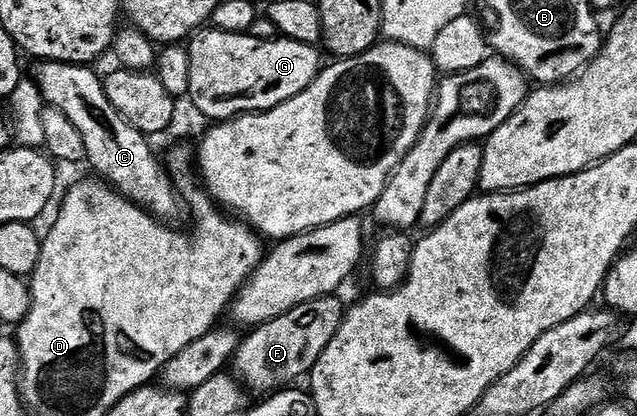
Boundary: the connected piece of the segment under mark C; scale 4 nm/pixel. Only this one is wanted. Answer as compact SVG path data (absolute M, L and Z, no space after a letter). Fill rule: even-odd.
M38 60L31 72L31 78L37 85L44 104L50 109L63 111L75 131L83 135L85 161L94 169L98 178L112 185L118 193L140 205L152 217L162 223L177 223L183 213L183 198L173 183L172 176L164 164L157 162L153 149L149 146L150 138L131 127L111 107L107 99L104 80L96 77L88 65L72 65L62 61Z

